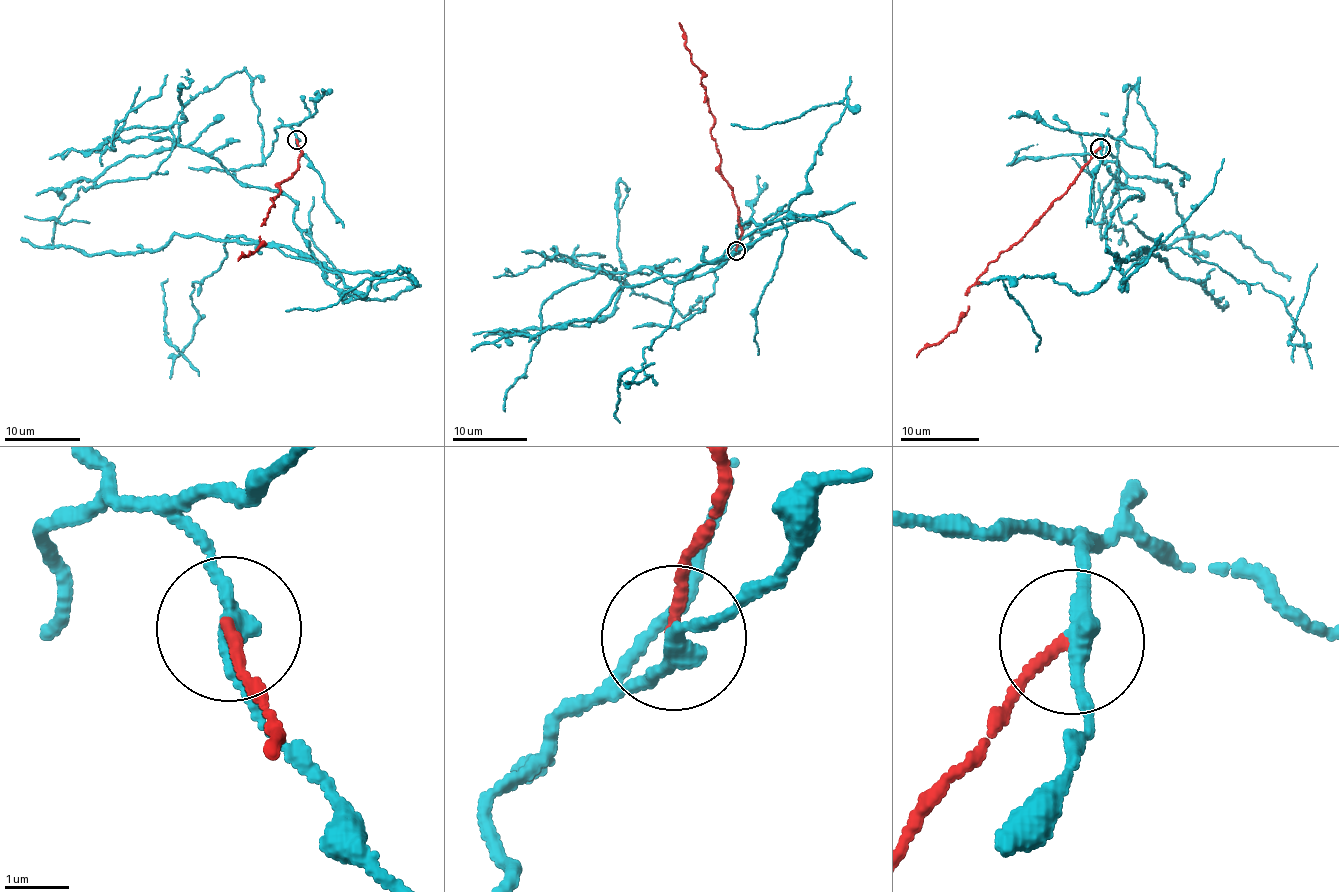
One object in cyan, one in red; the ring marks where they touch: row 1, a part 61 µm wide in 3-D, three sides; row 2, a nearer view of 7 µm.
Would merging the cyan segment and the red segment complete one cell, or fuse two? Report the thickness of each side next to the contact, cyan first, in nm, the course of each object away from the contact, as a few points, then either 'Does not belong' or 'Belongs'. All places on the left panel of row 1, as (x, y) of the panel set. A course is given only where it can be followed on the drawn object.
Thickness 280 nm (cyan) against 150 nm. Course of cyan: (297, 140), (264, 156), (244, 70), (190, 101), (178, 145), (319, 264), (228, 235), (181, 355), (167, 279). Course of red: (297, 140), (298, 170), (278, 184), (281, 193), (270, 199), (274, 205), (260, 226), (260, 246), (237, 261). Does not belong

